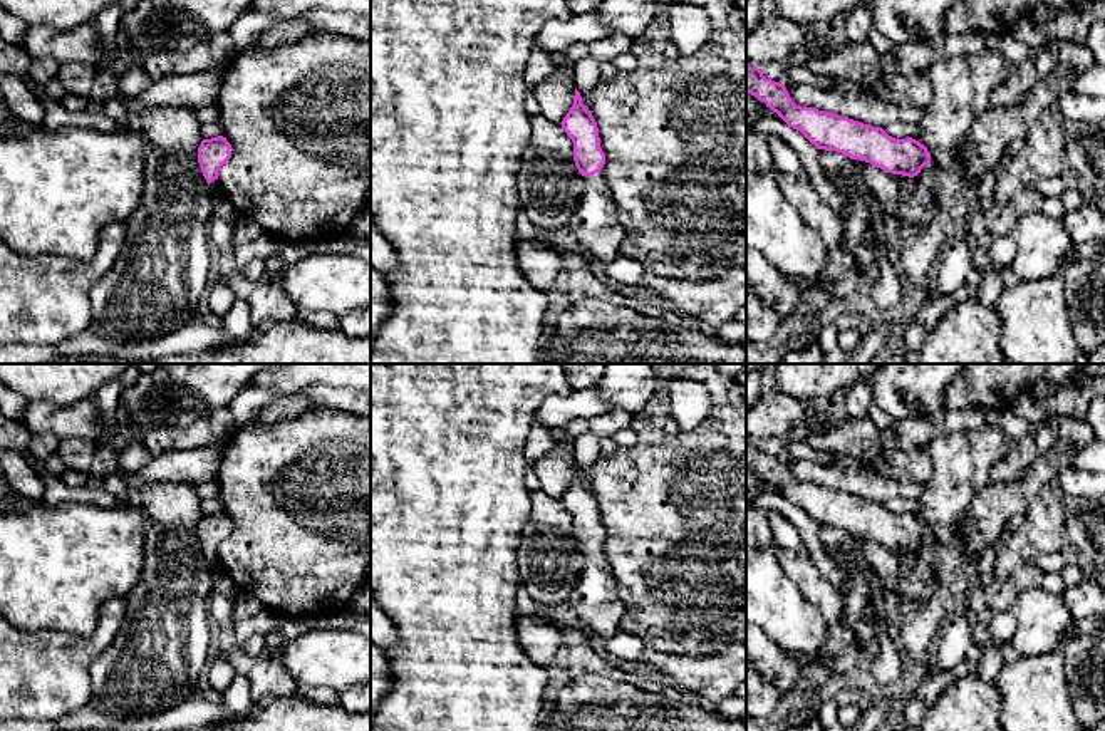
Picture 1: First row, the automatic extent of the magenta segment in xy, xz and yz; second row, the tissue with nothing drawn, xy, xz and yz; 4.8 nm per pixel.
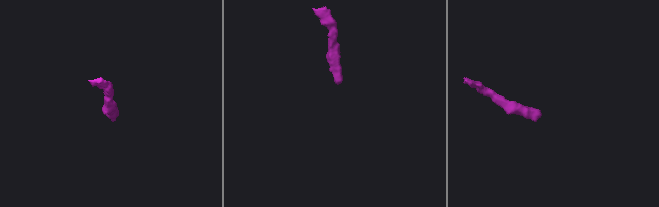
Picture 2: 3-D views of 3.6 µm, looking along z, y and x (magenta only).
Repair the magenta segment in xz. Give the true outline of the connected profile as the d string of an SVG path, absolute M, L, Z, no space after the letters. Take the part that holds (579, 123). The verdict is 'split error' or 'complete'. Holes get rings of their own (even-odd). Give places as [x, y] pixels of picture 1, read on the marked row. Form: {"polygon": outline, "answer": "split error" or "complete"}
{"polygon": "M575 89L573 106L560 122L573 143L573 161L584 178L585 191L567 225L580 248L600 263L620 255L625 230L619 221L617 206L604 176L605 154L600 148L599 127Z", "answer": "split error"}

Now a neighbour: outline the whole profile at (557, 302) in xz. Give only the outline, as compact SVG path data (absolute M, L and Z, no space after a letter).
M547 292L550 312L562 312L575 305L568 293Z

